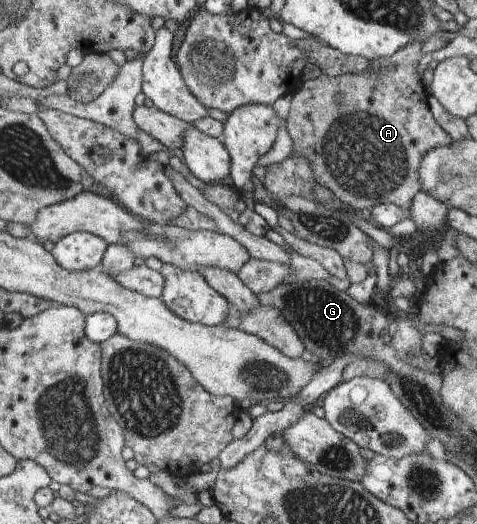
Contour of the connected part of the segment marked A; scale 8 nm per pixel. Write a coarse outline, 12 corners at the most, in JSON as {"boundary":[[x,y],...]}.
{"boundary":[[424,43],[303,82],[293,155],[354,212],[409,211],[452,142],[417,74]]}

